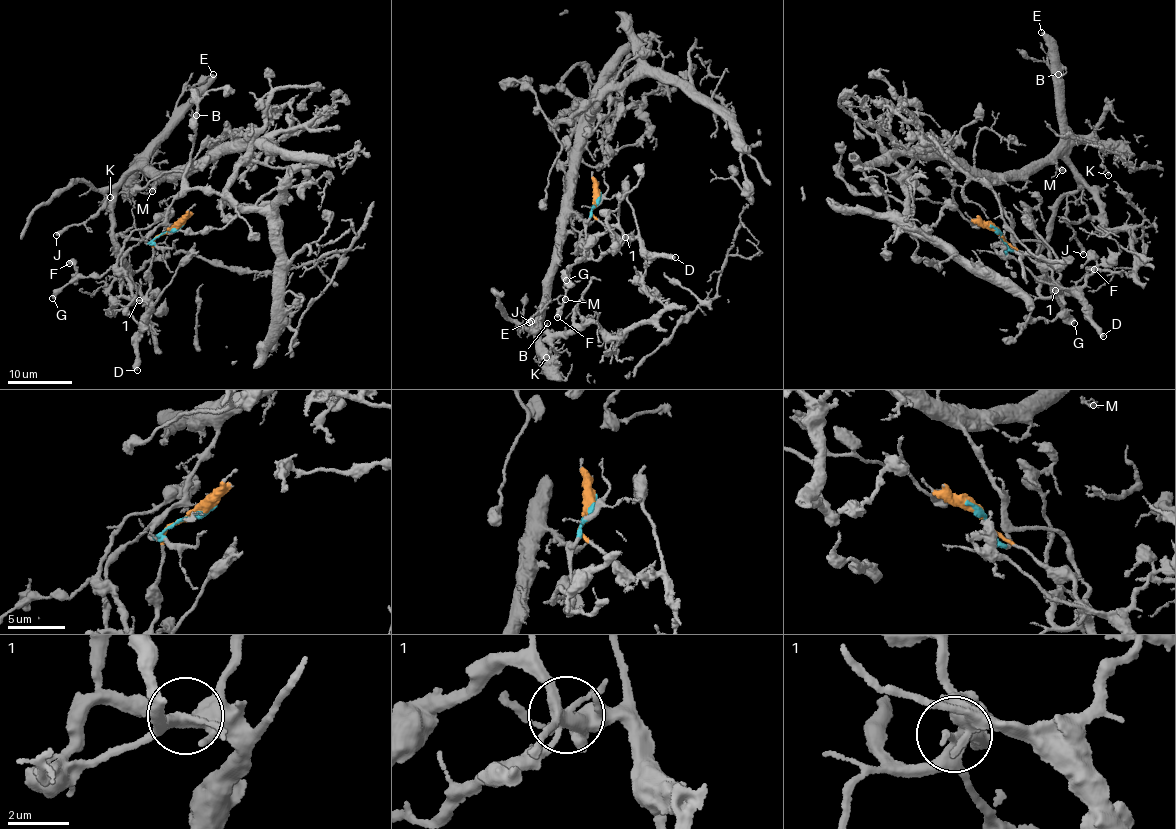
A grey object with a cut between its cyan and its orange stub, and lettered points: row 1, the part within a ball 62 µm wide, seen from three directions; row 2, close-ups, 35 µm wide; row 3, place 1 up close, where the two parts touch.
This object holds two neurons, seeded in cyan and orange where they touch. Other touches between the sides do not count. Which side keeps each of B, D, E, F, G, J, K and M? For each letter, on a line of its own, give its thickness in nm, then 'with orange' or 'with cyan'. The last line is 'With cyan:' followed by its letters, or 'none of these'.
B: calibre 110 nm; with cyan
D: calibre 500 nm; with orange
E: calibre 420 nm; with cyan
F: calibre 550 nm; with orange
G: calibre 500 nm; with orange
J: calibre 440 nm; with cyan
K: calibre 150 nm; with cyan
M: calibre 150 nm; with cyan
With cyan: B, E, J, K, M

